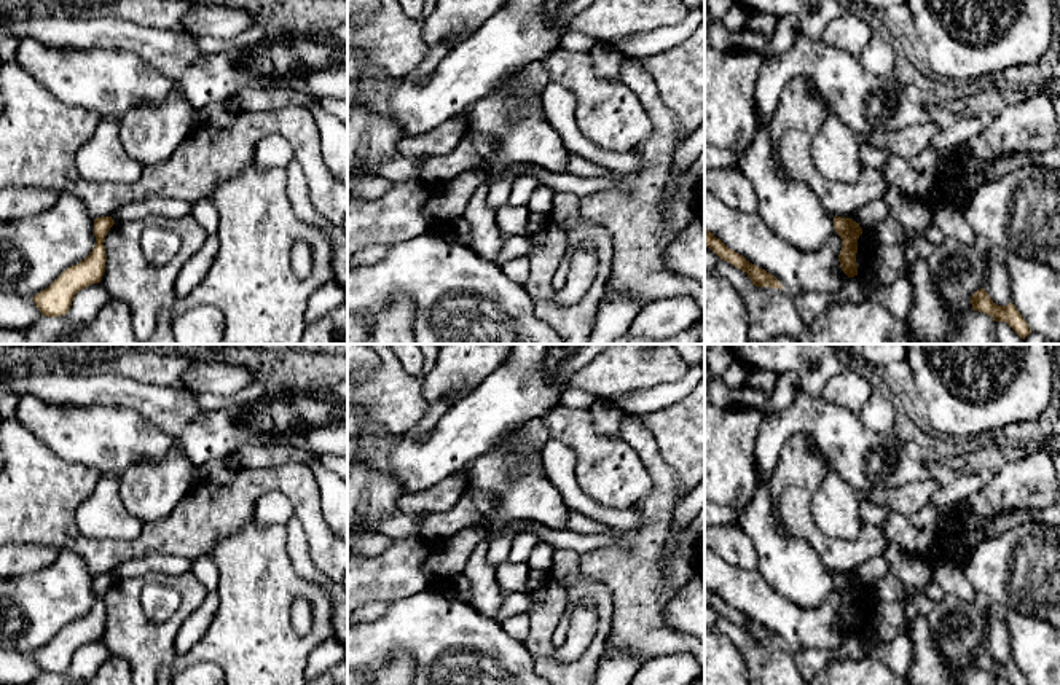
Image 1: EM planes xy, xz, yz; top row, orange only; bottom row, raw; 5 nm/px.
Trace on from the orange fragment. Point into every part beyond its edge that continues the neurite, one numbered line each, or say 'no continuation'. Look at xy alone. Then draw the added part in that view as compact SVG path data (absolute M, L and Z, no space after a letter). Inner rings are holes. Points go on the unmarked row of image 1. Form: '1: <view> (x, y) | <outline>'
no continuation

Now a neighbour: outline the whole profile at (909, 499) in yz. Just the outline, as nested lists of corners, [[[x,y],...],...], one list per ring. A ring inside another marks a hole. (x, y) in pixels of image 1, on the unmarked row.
[[[929,478],[901,487],[872,489],[866,497],[877,505],[886,507],[889,511],[913,515],[929,503],[939,486],[936,480]]]

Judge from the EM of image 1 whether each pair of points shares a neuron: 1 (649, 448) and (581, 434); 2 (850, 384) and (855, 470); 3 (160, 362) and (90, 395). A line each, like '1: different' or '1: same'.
1: different
2: different
3: different

